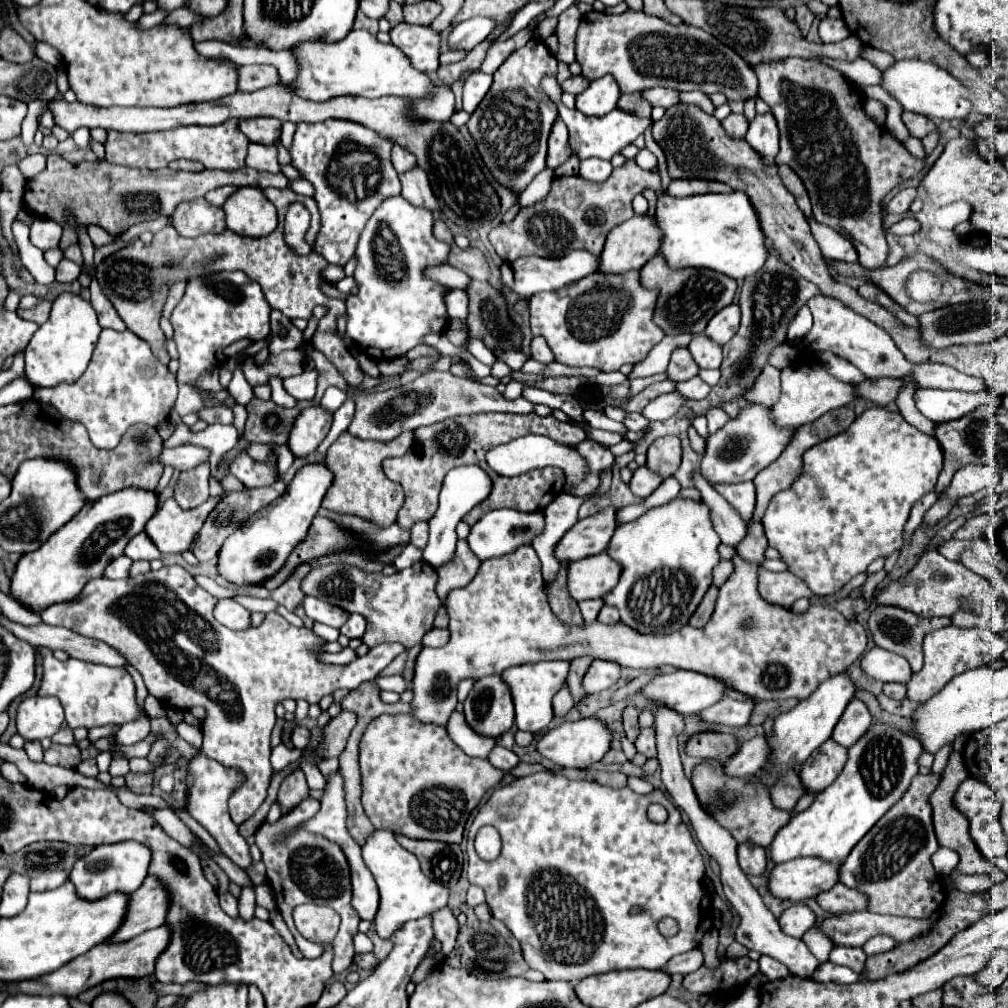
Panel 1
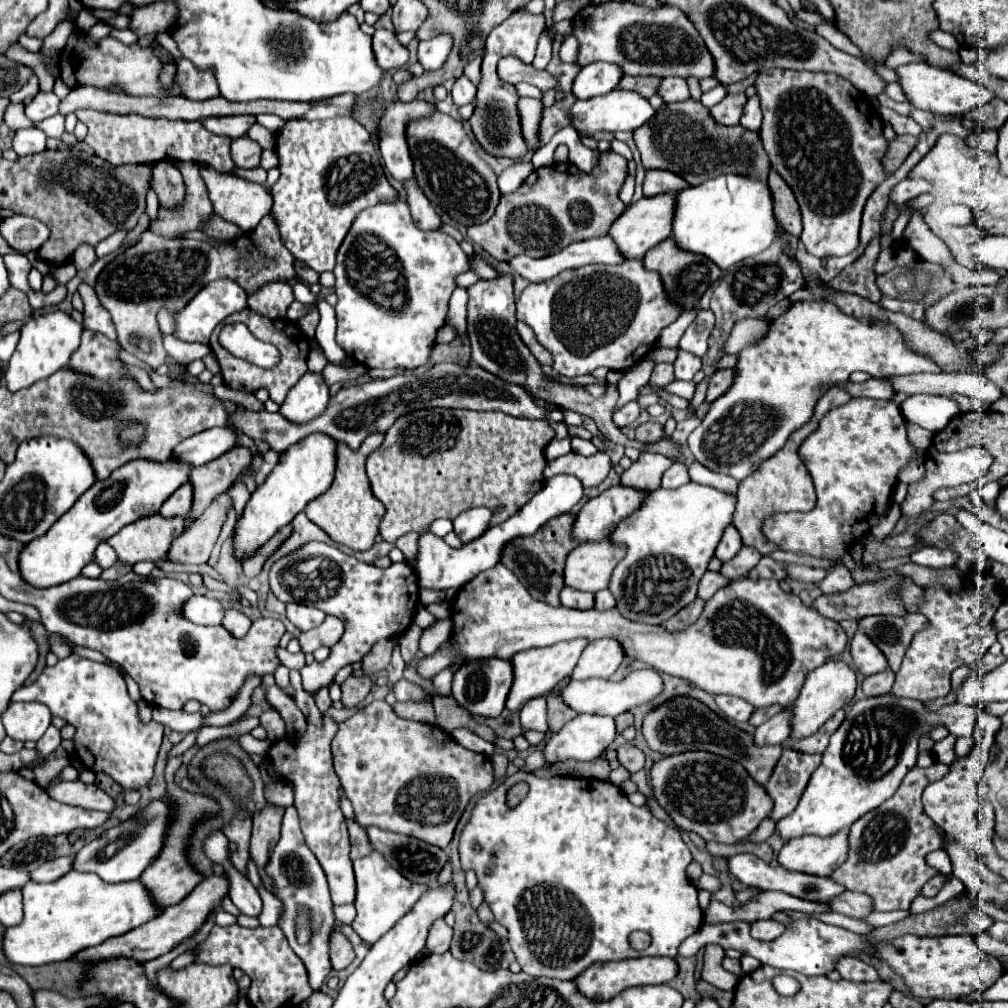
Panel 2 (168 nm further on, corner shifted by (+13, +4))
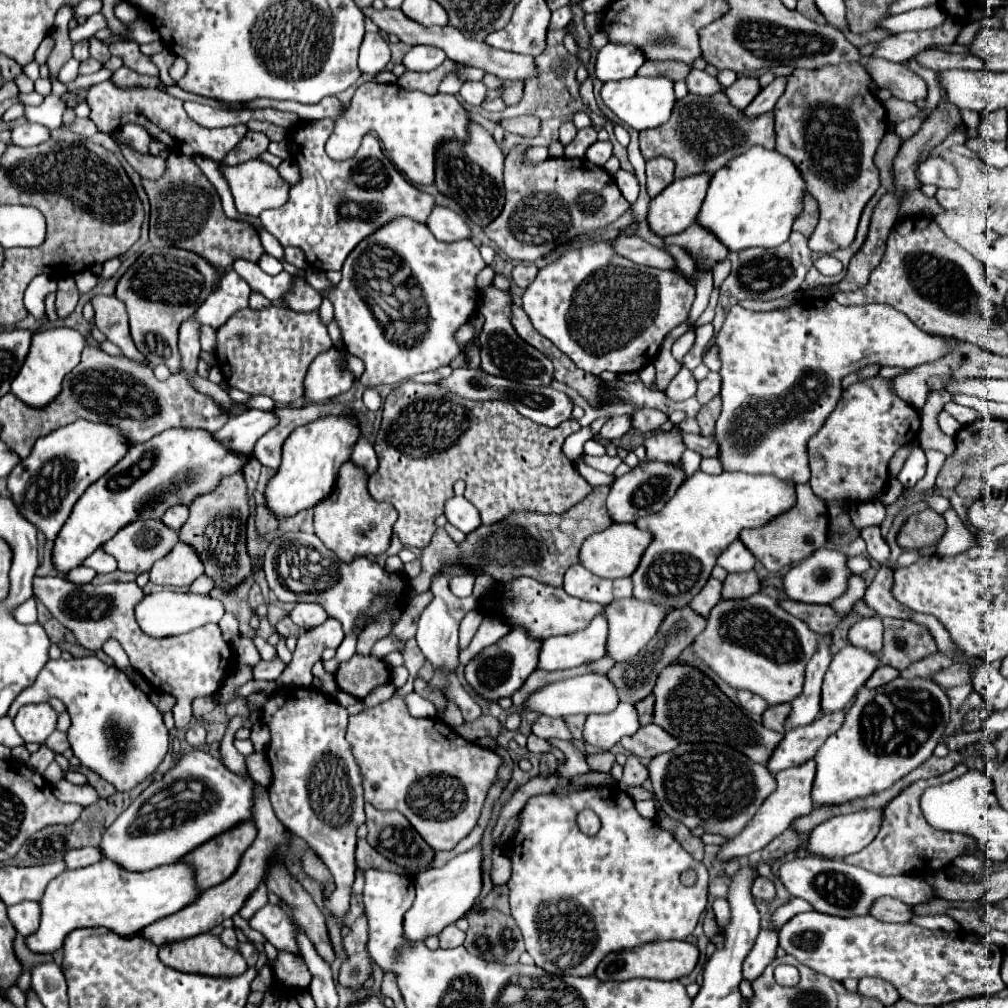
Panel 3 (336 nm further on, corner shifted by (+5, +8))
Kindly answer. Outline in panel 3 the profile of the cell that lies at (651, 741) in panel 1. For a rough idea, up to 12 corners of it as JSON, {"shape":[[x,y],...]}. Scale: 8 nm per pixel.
{"shape":[[629,755],[619,787],[641,787],[647,779],[647,767]]}

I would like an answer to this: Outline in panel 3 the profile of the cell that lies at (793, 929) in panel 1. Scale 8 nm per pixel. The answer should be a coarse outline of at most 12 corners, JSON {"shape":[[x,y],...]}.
{"shape":[[761,929],[743,963],[753,983],[775,959],[777,931]]}

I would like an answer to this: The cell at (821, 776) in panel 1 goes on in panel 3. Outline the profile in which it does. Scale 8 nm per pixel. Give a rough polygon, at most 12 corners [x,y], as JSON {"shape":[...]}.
{"shape":[[813,759],[775,775],[777,789],[717,861],[763,849],[813,811]]}

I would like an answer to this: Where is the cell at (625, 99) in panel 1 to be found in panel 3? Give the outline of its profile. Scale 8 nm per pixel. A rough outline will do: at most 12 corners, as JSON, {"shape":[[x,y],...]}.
{"shape":[[645,61],[643,77],[683,81],[691,67],[683,61]]}

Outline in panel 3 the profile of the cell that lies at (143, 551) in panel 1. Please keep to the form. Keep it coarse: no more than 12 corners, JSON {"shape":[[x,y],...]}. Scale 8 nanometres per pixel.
{"shape":[[97,549],[83,565],[97,573],[113,573],[117,561],[103,549]]}

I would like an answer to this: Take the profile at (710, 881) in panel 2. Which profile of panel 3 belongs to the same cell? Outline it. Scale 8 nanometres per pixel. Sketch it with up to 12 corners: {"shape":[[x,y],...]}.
{"shape":[[757,877],[753,897],[771,901],[775,897],[773,881]]}

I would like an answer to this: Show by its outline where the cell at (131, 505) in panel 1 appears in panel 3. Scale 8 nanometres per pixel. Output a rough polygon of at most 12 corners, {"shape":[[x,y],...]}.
{"shape":[[205,429],[133,445],[55,539],[79,567],[125,525],[211,493],[249,457]]}

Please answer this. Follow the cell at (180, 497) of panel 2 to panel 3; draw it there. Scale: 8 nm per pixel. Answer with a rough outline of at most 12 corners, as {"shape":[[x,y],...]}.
{"shape":[[171,507],[163,515],[163,523],[181,529],[187,521],[189,507]]}

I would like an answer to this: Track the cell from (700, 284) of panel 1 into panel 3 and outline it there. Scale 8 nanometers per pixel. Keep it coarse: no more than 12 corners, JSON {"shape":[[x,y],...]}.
{"shape":[[699,223],[663,239],[693,257],[725,259],[729,249]]}

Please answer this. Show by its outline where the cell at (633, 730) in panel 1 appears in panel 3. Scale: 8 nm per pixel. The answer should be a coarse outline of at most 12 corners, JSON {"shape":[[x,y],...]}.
{"shape":[[649,695],[635,703],[641,725],[653,721],[655,699]]}

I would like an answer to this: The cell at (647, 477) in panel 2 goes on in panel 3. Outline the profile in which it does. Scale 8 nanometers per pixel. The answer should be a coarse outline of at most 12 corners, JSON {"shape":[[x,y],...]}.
{"shape":[[683,431],[667,433],[645,439],[647,459],[677,463],[685,451]]}

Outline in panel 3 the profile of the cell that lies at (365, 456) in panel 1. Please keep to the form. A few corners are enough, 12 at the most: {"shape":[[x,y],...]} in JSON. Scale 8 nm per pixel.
{"shape":[[353,463],[315,507],[315,535],[345,563],[383,555],[397,511]]}

